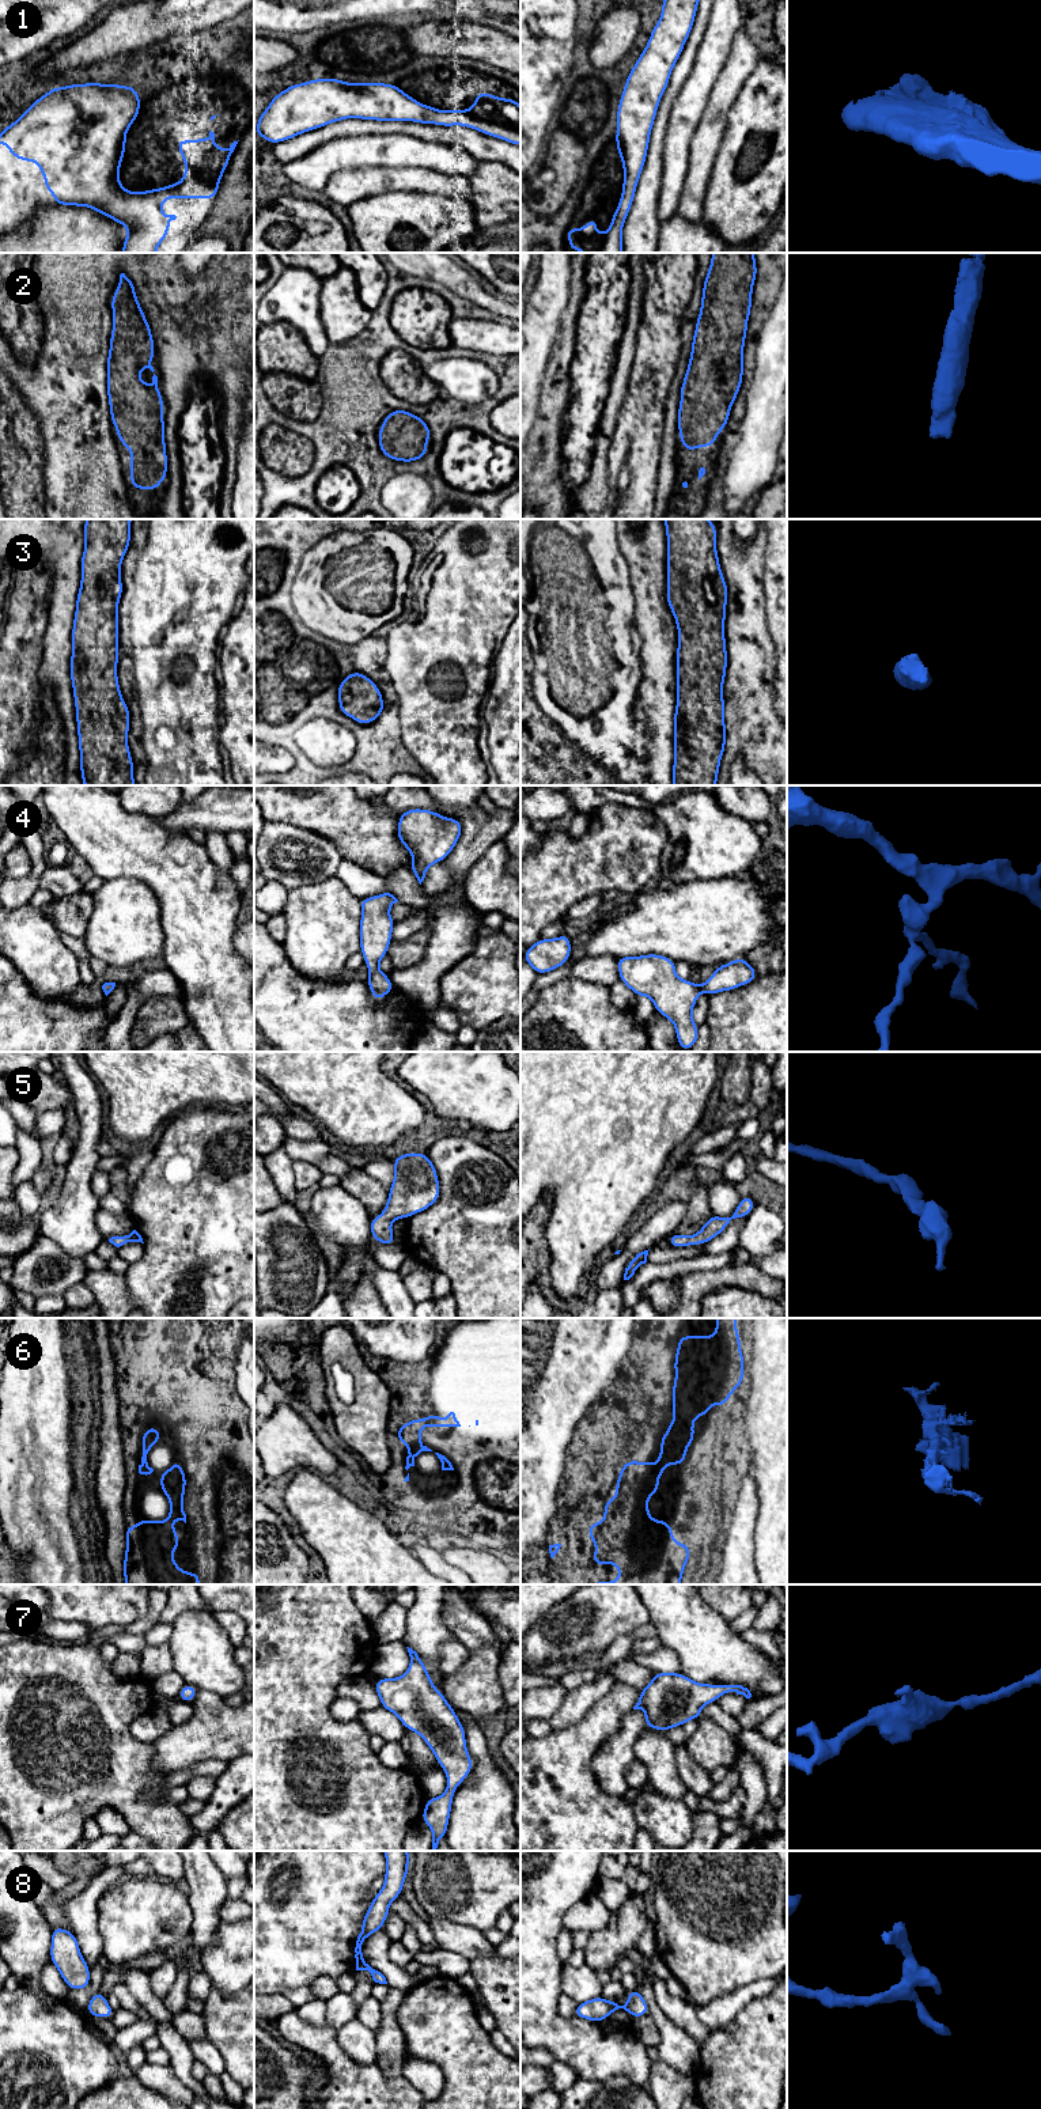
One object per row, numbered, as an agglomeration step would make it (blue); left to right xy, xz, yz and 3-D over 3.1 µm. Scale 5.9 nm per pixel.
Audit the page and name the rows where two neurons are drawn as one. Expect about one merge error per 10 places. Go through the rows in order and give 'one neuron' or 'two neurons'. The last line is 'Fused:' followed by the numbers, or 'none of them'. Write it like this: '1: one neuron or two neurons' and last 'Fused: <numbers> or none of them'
1: one neuron
2: one neuron
3: one neuron
4: one neuron
5: one neuron
6: one neuron
7: one neuron
8: one neuron
Fused: none of them

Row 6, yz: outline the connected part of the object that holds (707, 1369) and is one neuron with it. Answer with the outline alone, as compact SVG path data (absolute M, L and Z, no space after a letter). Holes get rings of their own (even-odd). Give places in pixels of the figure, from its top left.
M716 1318L715 1329L715 1336L678 1336L673 1383L674 1419L669 1431L662 1434L658 1464L627 1461L618 1473L616 1497L605 1502L605 1519L588 1525L586 1540L593 1538L598 1549L590 1555L591 1560L598 1567L616 1564L620 1576L614 1582L597 1580L591 1584L681 1584L692 1549L685 1542L673 1540L673 1526L669 1522L651 1518L648 1499L659 1492L659 1476L665 1473L666 1466L685 1464L685 1450L694 1440L693 1420L705 1416L713 1404L724 1408L731 1392L739 1389L743 1382L745 1359L737 1318Z

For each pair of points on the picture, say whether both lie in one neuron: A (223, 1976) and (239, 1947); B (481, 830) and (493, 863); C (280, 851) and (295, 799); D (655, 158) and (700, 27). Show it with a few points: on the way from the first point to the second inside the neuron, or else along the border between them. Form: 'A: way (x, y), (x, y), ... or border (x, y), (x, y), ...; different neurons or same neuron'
A: way (230, 1969), (235, 1954); same neuron
B: border (502, 839), (495, 841), (468, 873); different neurons
C: border (268, 820), (298, 825), (318, 835); different neurons
D: way (659, 125), (665, 103), (686, 60); same neuron

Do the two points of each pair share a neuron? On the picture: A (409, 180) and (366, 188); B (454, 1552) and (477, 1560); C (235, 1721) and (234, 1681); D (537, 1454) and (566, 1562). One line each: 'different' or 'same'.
A: same
B: same
C: different
D: different

